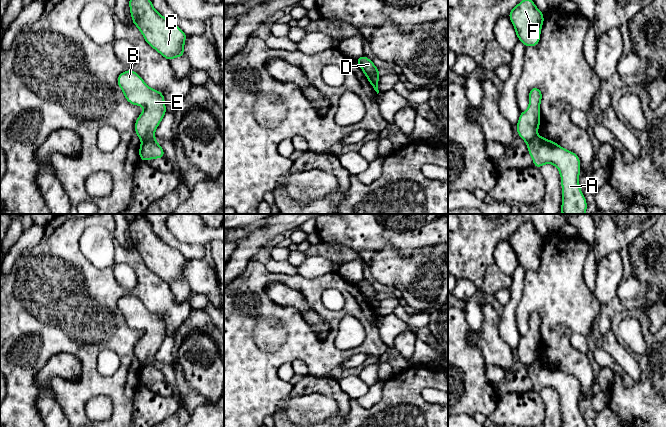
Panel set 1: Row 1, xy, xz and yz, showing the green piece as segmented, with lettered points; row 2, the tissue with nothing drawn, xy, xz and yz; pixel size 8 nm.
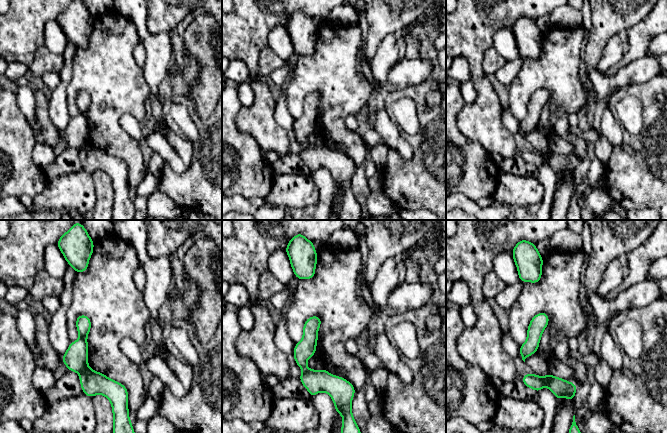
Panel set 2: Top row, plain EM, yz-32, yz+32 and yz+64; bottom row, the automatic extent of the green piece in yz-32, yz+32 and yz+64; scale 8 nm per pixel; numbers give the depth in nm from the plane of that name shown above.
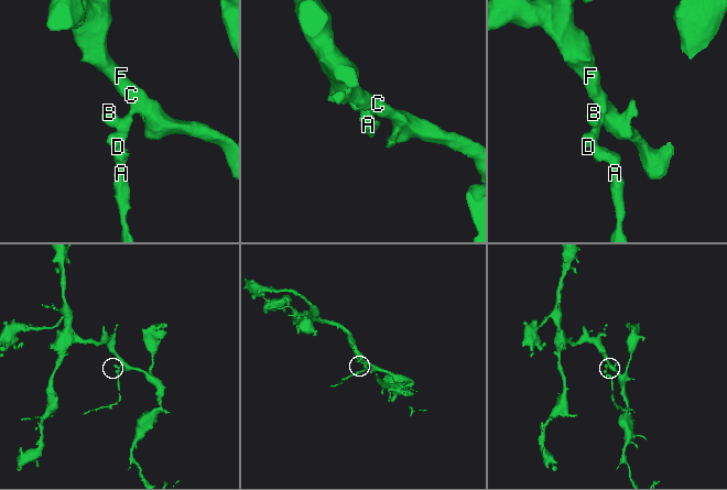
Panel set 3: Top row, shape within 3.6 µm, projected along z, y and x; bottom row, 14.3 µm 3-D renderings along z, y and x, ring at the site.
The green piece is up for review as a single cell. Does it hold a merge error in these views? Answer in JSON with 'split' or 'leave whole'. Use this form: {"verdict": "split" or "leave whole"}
{"verdict": "split"}

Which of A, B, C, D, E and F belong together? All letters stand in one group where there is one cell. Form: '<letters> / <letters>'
A / B C D E F

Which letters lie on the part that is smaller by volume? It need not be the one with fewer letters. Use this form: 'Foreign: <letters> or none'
Foreign: A

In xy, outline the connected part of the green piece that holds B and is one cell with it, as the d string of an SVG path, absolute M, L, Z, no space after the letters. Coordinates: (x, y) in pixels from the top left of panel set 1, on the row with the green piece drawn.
M133 70L121 73L117 83L130 104L145 107L135 122L136 135L142 142L154 139L155 130L166 114L163 93L148 87Z

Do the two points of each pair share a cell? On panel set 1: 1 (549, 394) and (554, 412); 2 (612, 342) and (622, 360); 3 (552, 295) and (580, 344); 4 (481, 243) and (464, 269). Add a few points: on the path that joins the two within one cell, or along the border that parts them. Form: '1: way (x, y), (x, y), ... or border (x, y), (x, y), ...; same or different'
1: way (551, 398), (553, 408); same
2: way (612, 346), (621, 356); same
3: border (575, 331), (570, 337), (570, 343), (585, 354); different
4: way (475, 249), (464, 260), (464, 263); same

